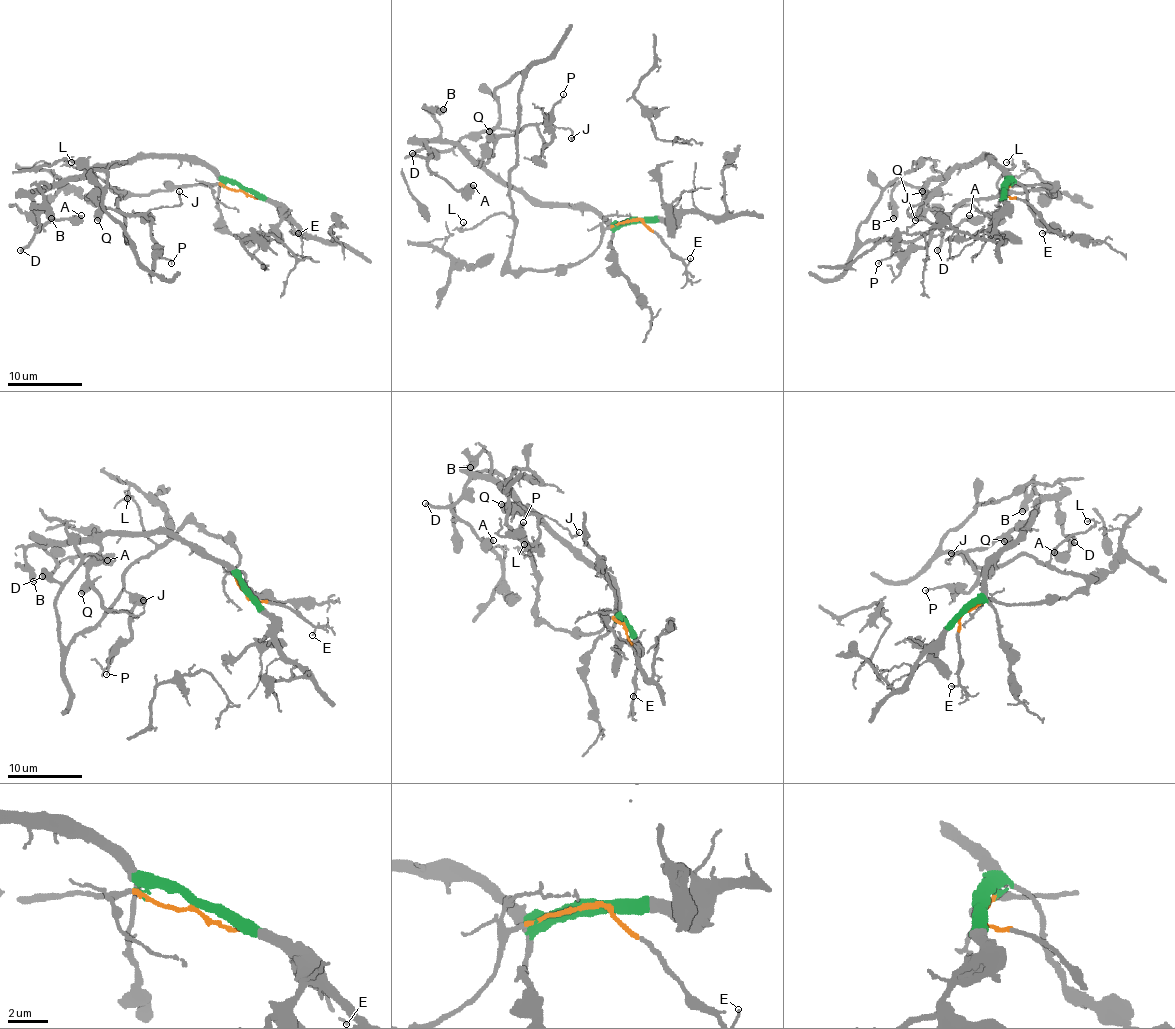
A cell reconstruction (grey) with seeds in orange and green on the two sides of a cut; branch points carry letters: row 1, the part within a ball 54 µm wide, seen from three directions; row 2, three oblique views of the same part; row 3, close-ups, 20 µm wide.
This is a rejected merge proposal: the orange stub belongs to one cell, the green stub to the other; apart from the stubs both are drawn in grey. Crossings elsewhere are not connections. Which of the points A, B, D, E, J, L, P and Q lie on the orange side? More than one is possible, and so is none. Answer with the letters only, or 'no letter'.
E, L

